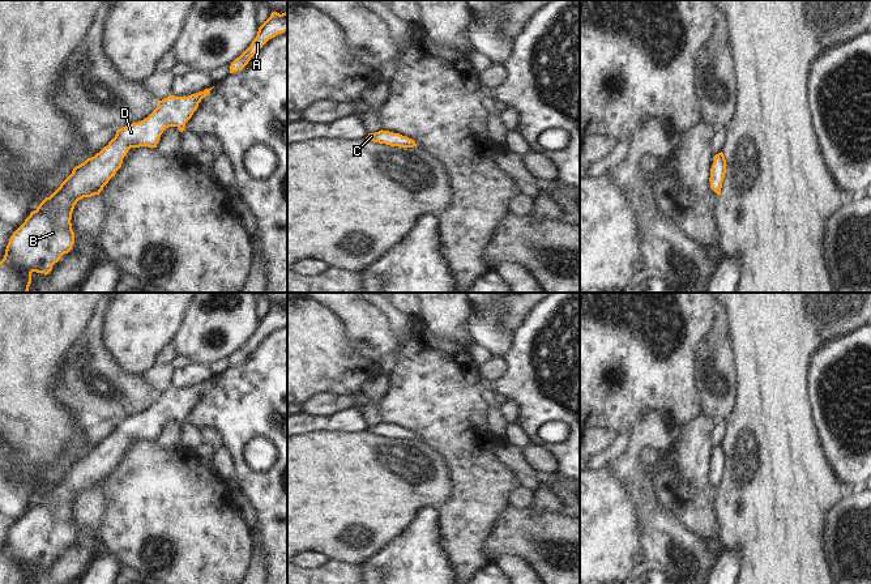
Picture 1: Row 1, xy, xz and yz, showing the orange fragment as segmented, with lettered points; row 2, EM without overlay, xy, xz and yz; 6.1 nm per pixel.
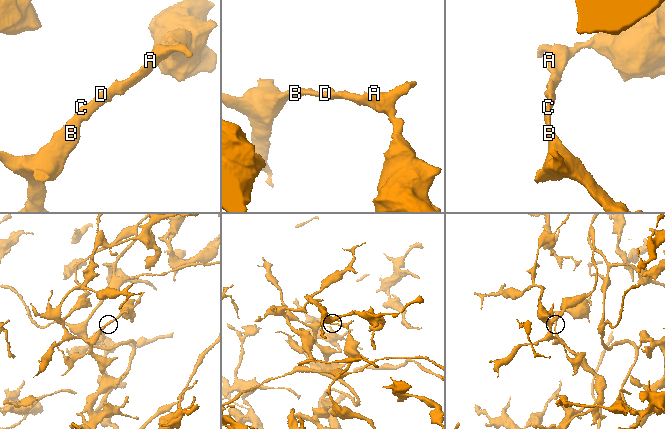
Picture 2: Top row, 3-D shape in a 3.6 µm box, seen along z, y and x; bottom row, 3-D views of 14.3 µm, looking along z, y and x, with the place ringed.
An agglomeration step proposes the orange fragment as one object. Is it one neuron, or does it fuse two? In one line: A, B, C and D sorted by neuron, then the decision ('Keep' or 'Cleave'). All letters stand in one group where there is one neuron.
Groups: A B C D. Keep

